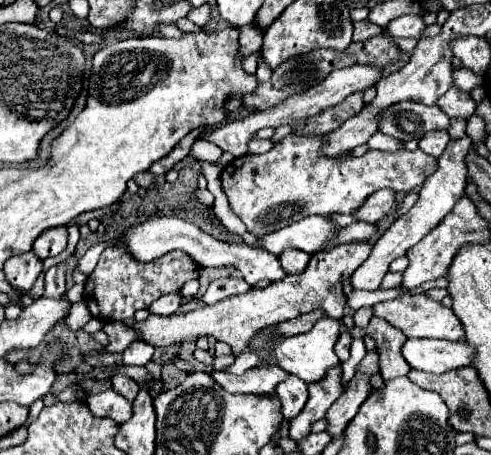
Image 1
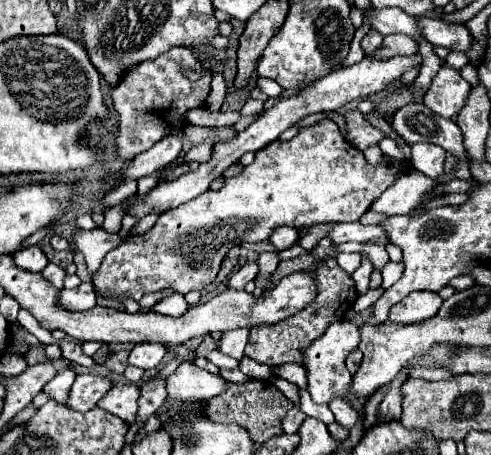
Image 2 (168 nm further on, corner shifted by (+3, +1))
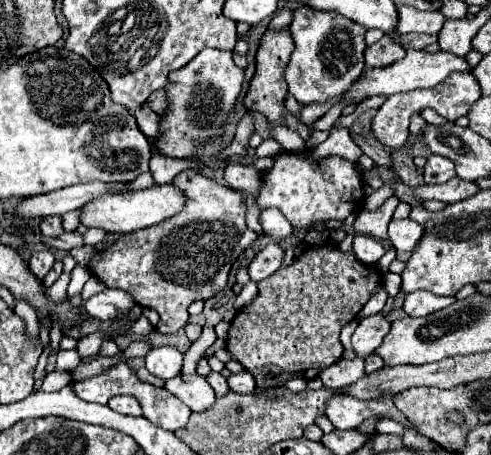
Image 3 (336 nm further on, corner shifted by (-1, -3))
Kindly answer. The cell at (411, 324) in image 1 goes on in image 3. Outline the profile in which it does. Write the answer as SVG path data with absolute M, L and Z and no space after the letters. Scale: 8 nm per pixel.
M412 292L406 296L402 310L412 318L420 318L420 316L428 316L436 310L450 306L452 302L454 302L454 298L442 298L442 296L436 296L430 292Z

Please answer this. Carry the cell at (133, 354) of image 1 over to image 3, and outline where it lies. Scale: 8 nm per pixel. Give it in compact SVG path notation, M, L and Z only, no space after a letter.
M164 346L164 348L152 348L146 356L146 368L150 374L170 380L180 374L182 368L182 354L176 348Z

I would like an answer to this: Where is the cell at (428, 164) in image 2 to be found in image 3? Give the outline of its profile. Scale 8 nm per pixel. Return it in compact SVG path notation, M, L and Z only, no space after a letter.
M436 154L428 156L426 166L424 166L424 182L426 184L444 184L452 176L456 176L452 160L448 160L444 156L436 156Z

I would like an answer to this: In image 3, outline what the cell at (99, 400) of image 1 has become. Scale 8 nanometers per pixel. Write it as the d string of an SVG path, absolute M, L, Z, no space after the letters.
M116 396L108 402L108 406L118 412L118 414L128 414L128 416L142 416L142 406L136 402L132 396Z

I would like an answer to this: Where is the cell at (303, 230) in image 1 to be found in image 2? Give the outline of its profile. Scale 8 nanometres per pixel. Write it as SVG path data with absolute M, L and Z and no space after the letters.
M342 222L336 224L334 228L330 228L328 238L334 244L342 244L342 242L370 242L370 240L378 240L384 238L386 230L382 226L364 226L360 222Z

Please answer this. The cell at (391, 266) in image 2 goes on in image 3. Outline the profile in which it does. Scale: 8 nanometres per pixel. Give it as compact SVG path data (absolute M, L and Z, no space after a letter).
M388 272L388 274L384 276L384 284L386 284L386 292L388 292L390 298L394 298L394 296L400 292L400 276L398 276L398 274Z

